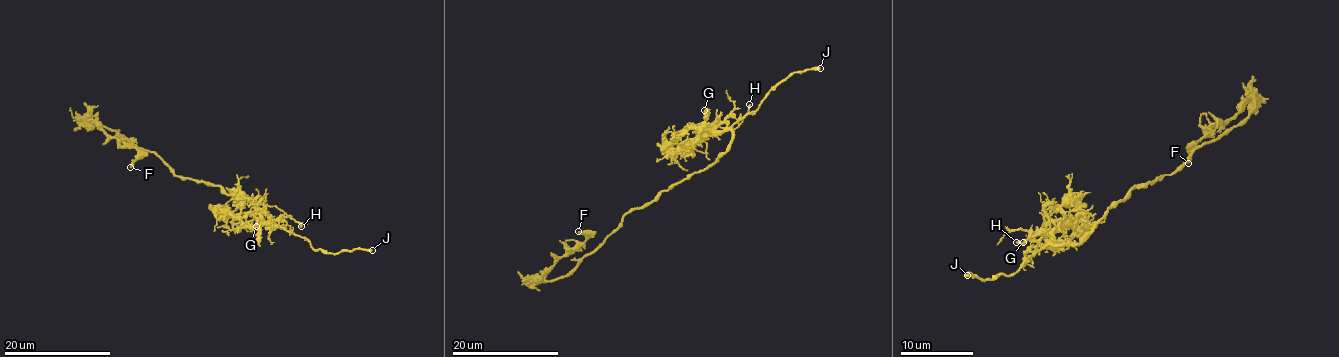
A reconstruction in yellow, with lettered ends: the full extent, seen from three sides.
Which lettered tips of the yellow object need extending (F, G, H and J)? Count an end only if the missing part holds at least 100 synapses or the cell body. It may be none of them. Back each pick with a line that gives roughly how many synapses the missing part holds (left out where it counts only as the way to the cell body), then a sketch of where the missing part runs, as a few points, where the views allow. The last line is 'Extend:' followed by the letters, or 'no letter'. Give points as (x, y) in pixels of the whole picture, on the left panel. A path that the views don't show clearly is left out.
J: (372, 250), (374, 267), (411, 313), (428, 317), (438, 310), (440, 314)
Extend: J

